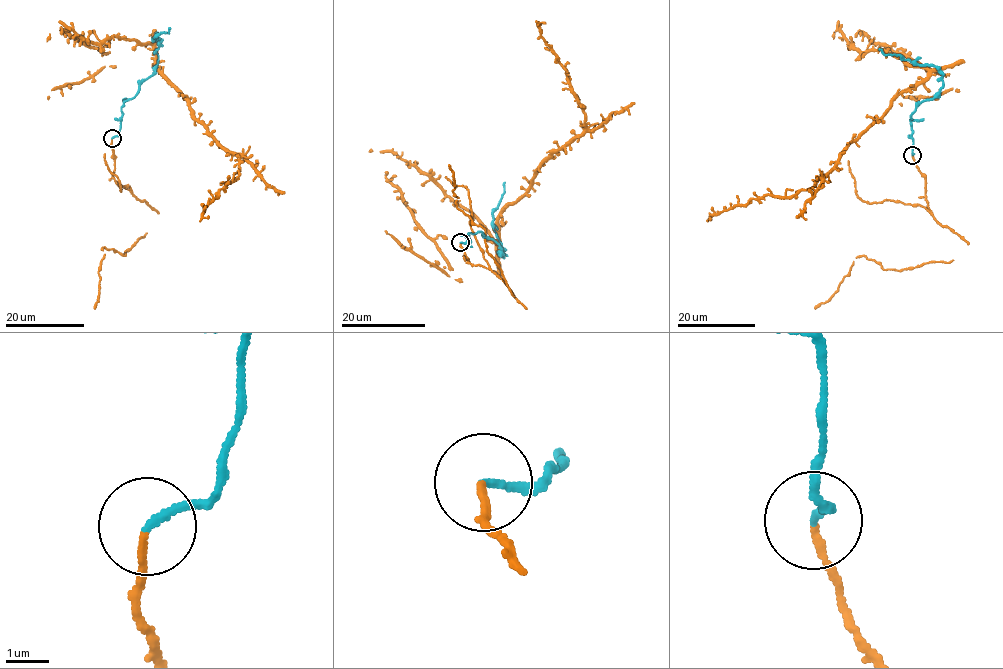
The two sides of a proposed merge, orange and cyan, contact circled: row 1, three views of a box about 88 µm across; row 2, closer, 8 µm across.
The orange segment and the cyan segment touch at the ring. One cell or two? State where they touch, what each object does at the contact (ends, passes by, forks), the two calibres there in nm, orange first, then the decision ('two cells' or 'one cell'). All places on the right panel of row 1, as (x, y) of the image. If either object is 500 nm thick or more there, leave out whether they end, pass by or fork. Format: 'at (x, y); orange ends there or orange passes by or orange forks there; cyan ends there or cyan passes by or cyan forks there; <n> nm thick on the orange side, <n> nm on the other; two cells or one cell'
at (912, 155); orange ends there; cyan ends there; 150 nm thick on the orange side, 170 nm on the other; one cell

